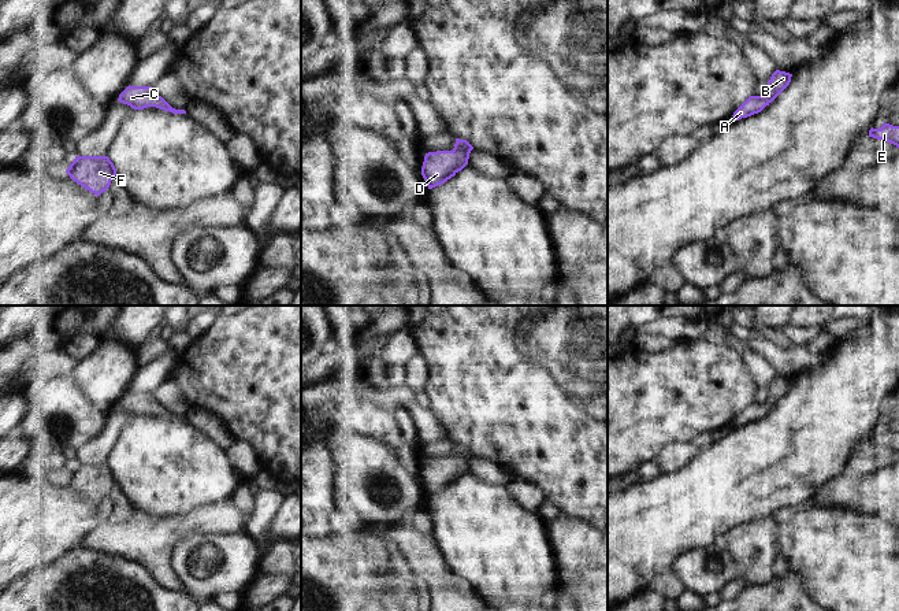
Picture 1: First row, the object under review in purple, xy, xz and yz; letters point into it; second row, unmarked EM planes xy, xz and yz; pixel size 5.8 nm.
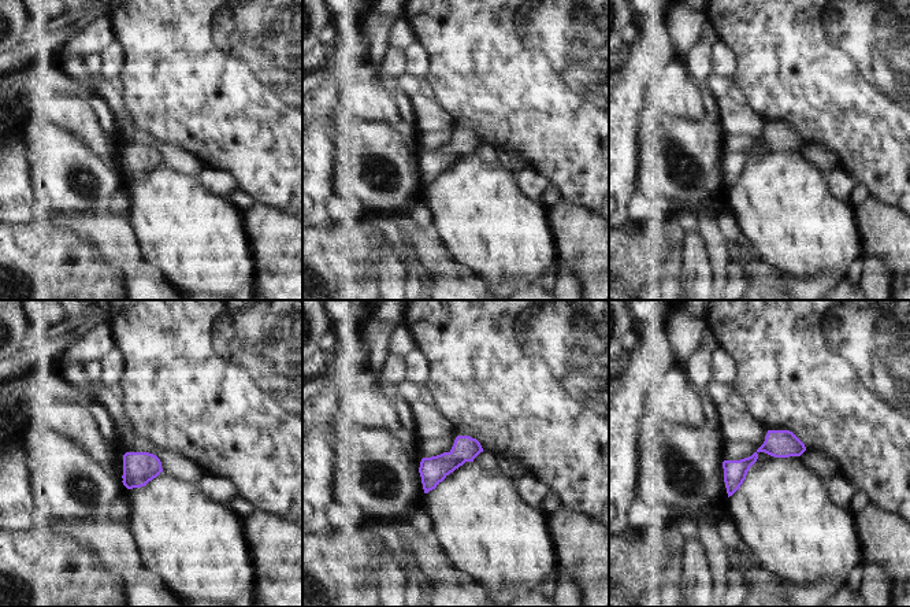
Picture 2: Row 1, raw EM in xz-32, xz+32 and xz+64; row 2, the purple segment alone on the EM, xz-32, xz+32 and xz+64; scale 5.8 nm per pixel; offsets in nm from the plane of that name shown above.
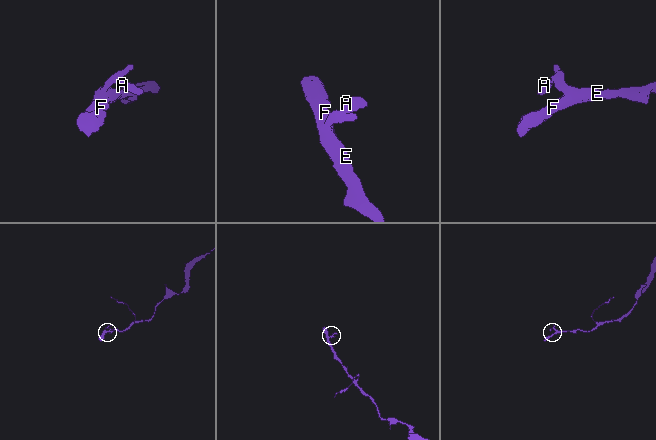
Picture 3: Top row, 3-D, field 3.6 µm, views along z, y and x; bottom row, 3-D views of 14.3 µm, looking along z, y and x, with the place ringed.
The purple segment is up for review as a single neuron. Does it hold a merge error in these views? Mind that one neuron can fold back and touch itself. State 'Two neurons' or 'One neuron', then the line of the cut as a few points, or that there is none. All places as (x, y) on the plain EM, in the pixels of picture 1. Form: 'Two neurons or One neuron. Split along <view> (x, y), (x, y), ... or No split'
One neuron. No split

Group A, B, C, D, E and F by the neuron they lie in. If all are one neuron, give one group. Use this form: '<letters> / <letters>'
A B C D E F

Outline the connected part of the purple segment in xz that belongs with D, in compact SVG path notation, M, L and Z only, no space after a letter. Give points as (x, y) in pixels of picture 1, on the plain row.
M456 445L456 451L452 458L426 460L421 482L428 496L445 490L461 478L468 471L472 456L473 453L467 447Z

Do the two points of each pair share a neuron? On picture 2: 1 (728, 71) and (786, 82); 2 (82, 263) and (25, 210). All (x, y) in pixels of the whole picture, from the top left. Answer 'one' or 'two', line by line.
1: two
2: two

